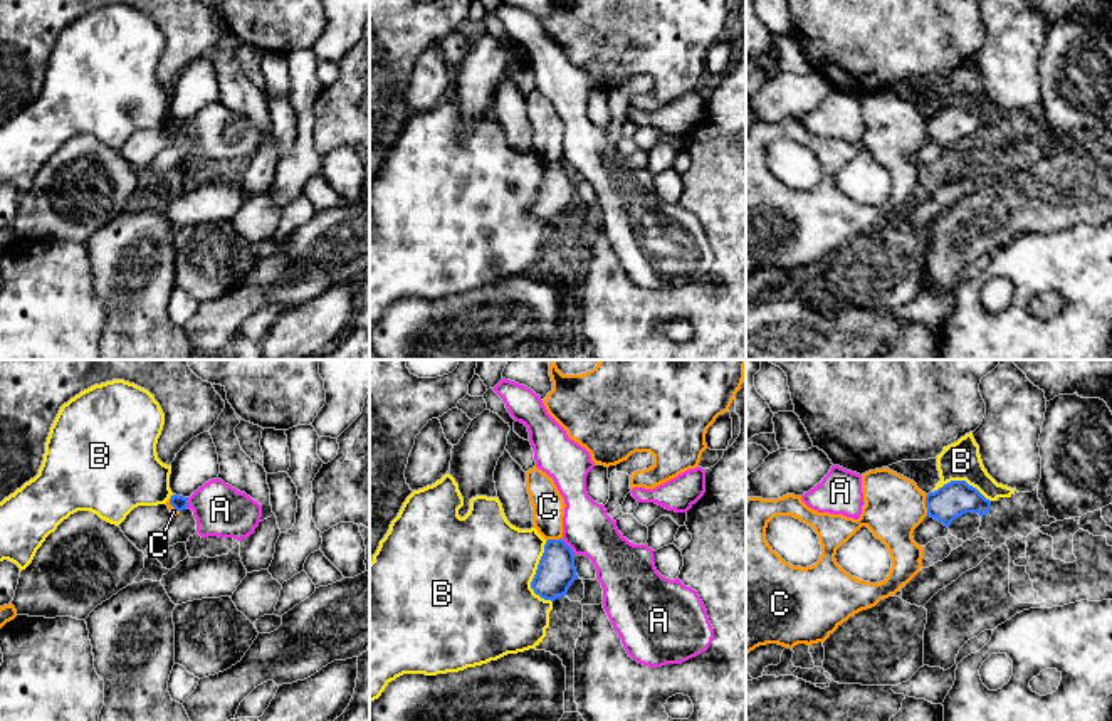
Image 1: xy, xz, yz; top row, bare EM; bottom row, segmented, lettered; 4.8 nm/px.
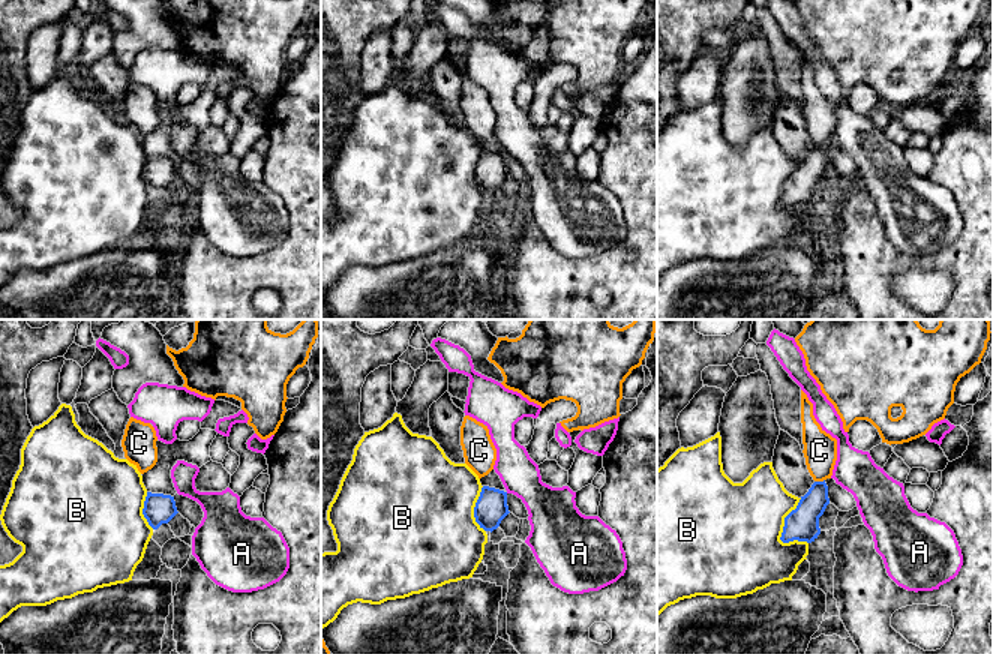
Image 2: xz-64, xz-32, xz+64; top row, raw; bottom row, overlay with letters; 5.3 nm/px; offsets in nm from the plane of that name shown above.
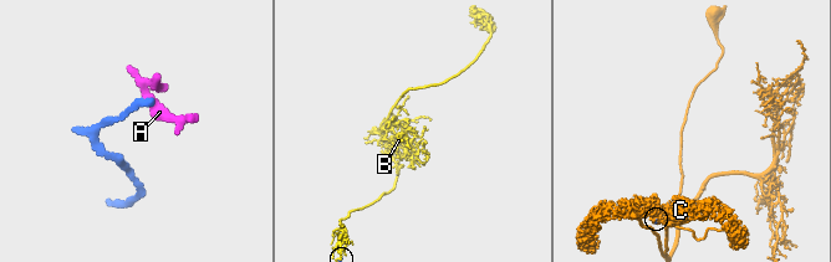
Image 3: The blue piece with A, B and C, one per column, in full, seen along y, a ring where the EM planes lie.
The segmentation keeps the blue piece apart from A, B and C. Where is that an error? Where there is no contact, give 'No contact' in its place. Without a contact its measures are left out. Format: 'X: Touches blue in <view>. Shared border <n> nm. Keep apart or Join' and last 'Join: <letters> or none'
A: Touches blue in xz. Shared border 100 nm. Keep apart
B: Touches blue in xz. Shared border 300 nm. Keep apart
C: Touches blue in yz. Shared border 100 nm. Keep apart
Join: none

